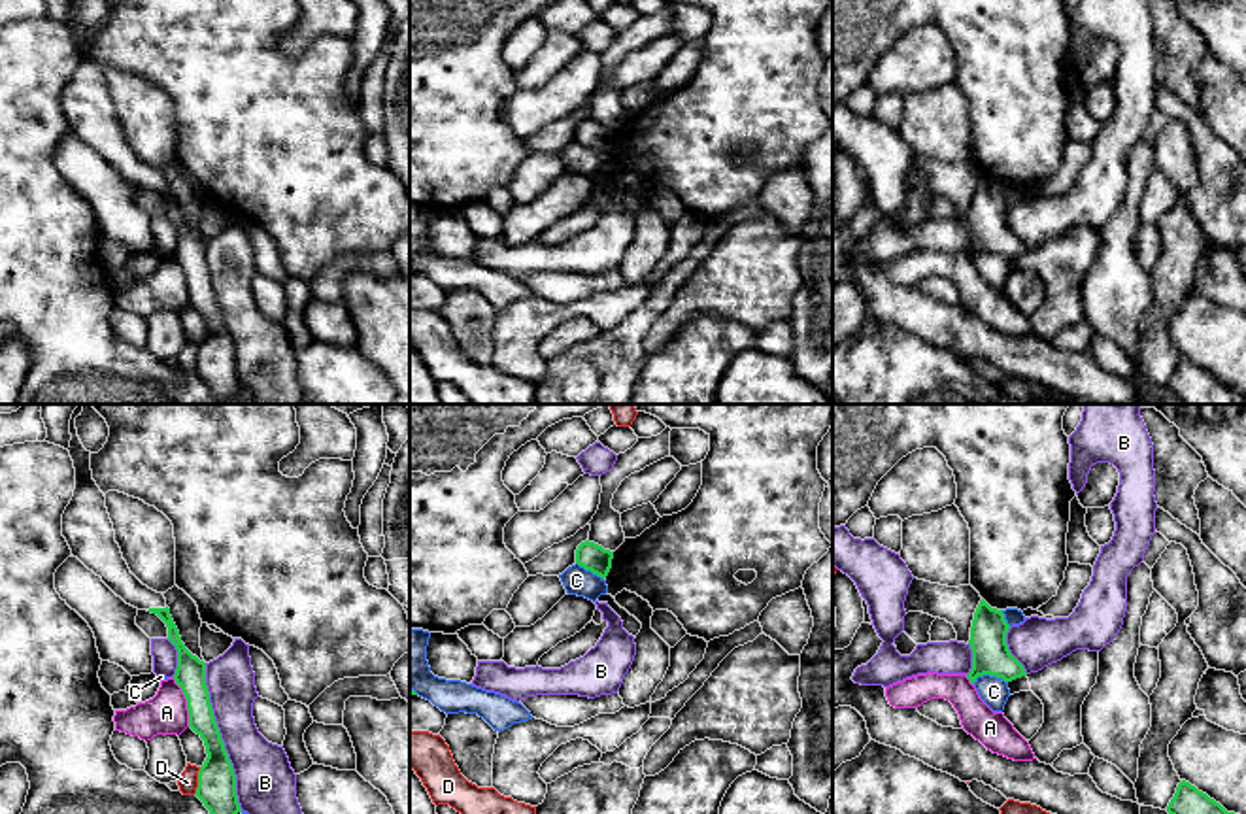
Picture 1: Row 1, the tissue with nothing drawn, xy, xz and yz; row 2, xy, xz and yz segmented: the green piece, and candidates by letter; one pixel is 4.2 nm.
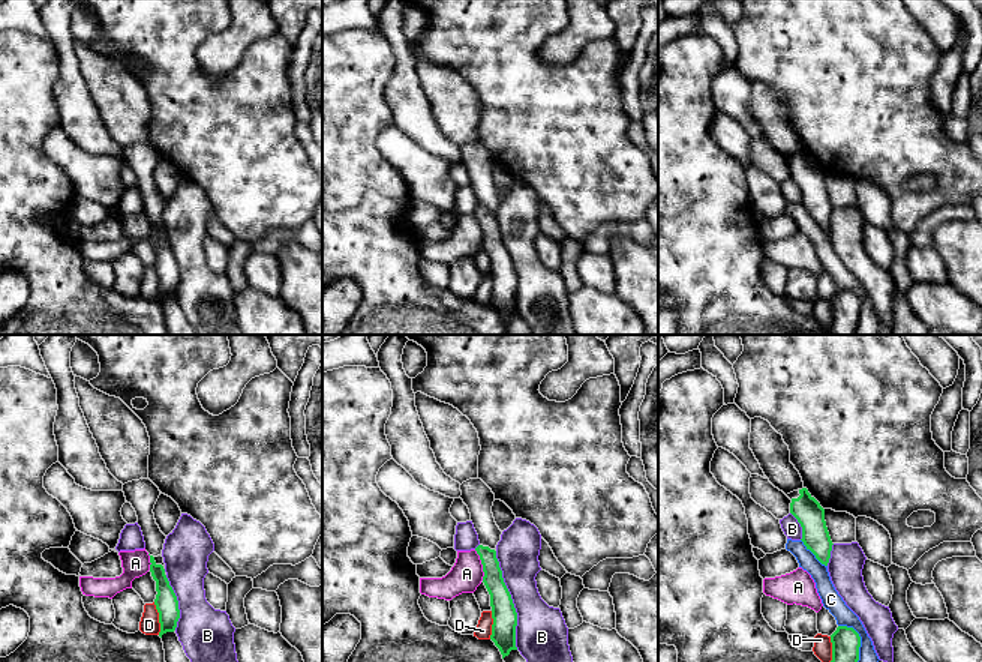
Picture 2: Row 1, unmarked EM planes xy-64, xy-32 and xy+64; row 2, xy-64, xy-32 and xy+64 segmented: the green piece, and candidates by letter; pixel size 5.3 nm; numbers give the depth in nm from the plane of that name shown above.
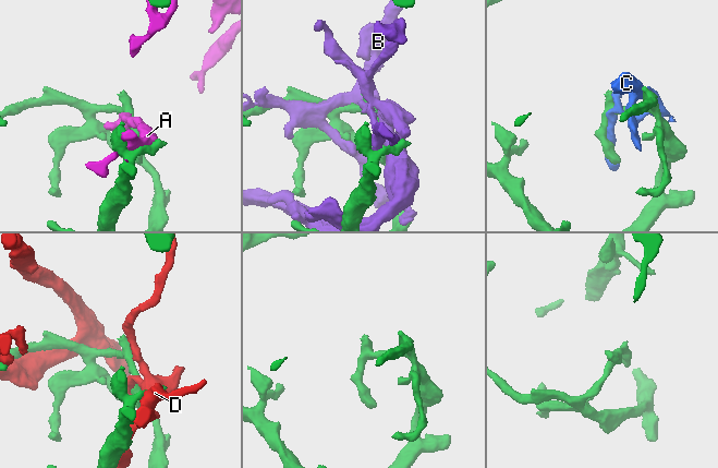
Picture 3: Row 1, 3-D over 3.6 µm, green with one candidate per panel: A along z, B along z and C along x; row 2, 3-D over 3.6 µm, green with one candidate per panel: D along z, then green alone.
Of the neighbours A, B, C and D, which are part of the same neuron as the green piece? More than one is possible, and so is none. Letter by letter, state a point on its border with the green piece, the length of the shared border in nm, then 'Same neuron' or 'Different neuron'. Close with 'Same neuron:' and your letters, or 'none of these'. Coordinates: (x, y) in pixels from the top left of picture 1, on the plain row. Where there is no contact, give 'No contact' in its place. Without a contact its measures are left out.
A: Touches green at xy (187, 280). Shared border 220 nm. Different neuron
B: Touches green at xy (219, 314). Shared border 650 nm. Different neuron
C: Touches green at yz (990, 252). Shared border 150 nm. Different neuron
D: Touches green at xy (199, 357). Shared border 120 nm. Different neuron
Same neuron: none of these

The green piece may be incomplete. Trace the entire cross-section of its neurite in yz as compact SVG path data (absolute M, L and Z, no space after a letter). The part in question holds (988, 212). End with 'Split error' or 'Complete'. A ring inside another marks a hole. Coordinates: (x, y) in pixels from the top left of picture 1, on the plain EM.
M982 176L974 189L968 217L972 246L967 255L970 261L984 251L1002 255L1004 259L1027 253L1023 242L1008 227L1008 206L1010 202L1006 200L1002 187L991 185Z. Complete

